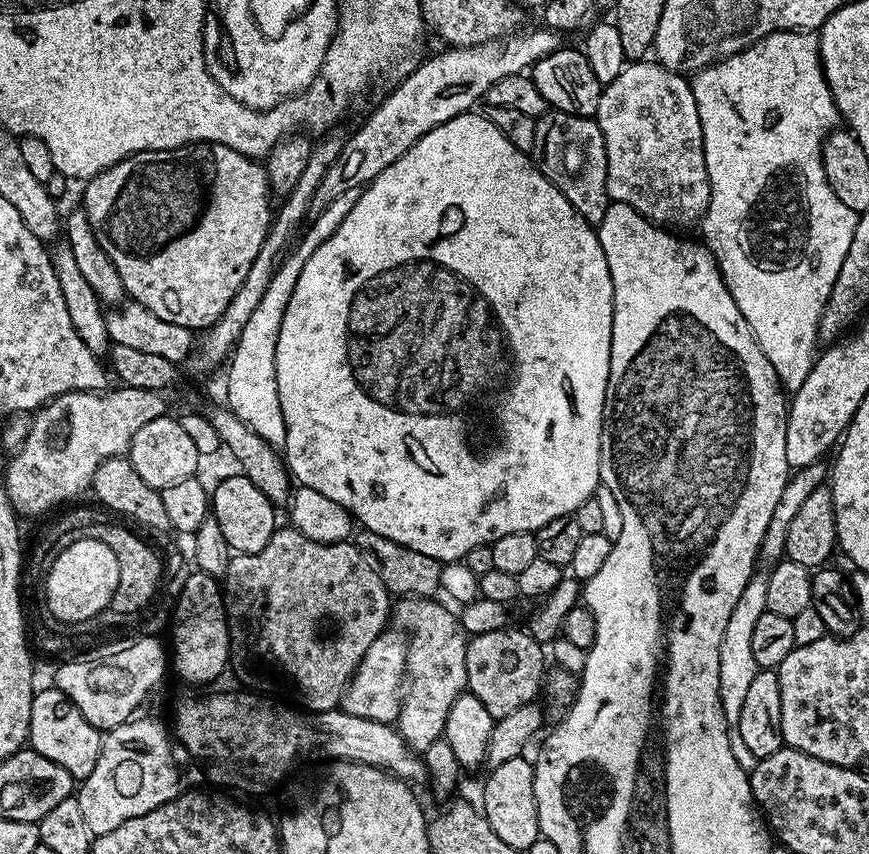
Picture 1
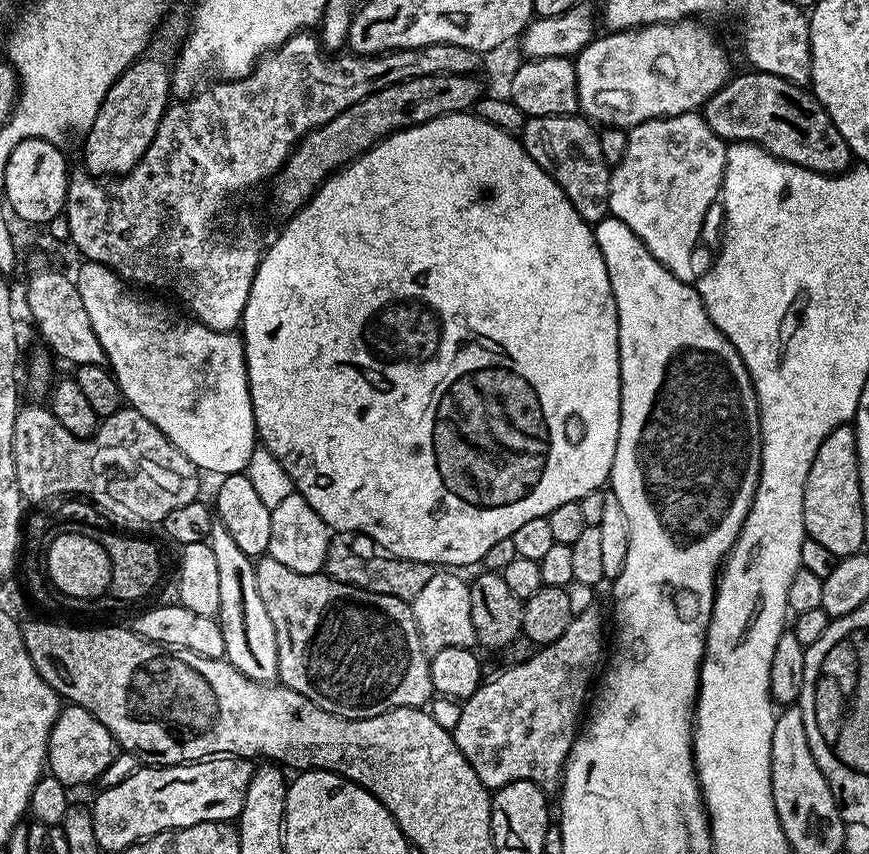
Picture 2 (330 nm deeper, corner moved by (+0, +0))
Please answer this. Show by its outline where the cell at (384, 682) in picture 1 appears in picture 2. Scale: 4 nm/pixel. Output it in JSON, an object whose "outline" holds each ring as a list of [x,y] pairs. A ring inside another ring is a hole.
{"outline":[[[440,570],[433,574],[418,598],[411,600],[410,607],[425,652],[431,654],[450,646],[470,649],[477,647],[474,618],[470,618],[470,584],[455,571]]]}

